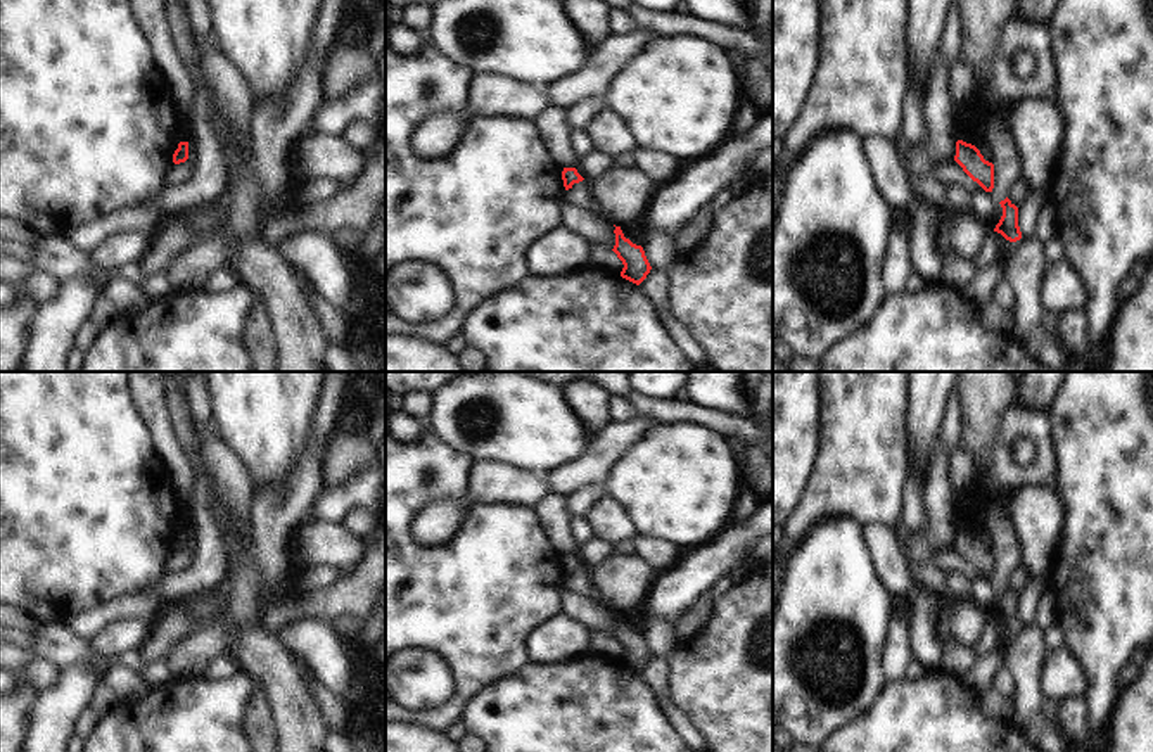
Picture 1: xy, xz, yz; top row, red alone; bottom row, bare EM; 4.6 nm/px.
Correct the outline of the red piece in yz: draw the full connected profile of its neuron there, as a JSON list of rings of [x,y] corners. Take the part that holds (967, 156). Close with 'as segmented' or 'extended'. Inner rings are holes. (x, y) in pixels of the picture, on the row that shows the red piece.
[[[958,140],[954,161],[985,192],[992,192],[992,188],[994,188],[994,164],[985,161],[975,145]]] | as segmented

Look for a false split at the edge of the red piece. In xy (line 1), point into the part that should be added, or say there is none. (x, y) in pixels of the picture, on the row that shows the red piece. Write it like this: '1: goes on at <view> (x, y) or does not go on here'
1: does not go on here

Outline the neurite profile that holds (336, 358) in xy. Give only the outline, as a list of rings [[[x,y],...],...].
[[[327,344],[323,368],[325,372],[361,372],[349,351],[332,344]]]

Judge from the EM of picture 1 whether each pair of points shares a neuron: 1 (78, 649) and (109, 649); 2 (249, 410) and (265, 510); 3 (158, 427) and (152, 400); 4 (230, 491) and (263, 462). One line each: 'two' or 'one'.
1: two
2: two
3: one
4: two

